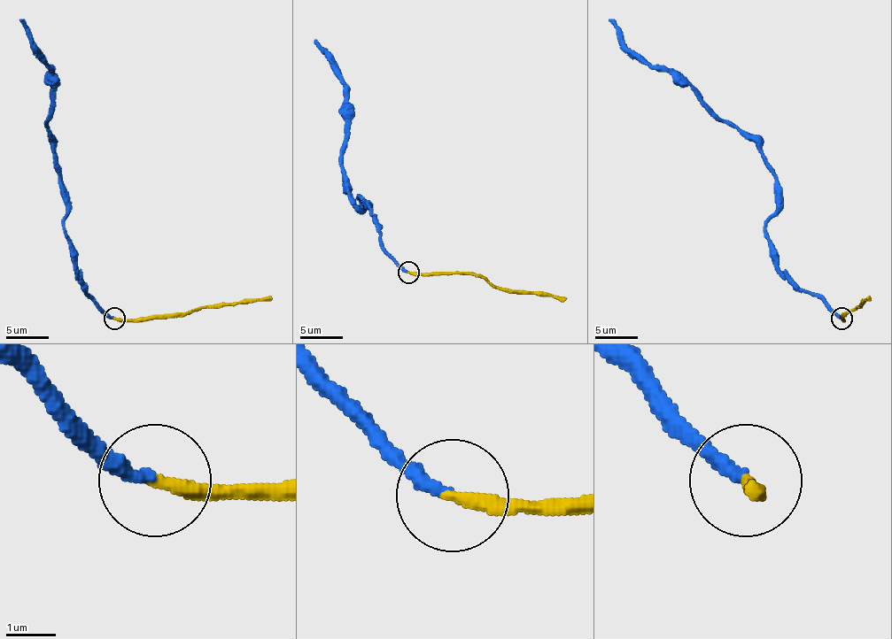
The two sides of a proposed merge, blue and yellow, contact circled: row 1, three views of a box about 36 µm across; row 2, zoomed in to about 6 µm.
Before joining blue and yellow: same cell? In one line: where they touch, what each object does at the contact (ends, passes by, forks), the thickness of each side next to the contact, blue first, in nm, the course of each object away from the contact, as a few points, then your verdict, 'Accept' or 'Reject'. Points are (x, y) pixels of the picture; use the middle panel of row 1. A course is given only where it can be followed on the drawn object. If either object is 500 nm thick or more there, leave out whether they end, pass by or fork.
Place: (408, 272). At the ring blue ends. At the ring yellow ends. Thickness 240 nm (blue) against 280 nm. Course of blue: (409, 272), (385, 250), (377, 216), (358, 196), (358, 207), (349, 192), (343, 158), (343, 77), (314, 40). Course of yellow: (409, 272), (471, 273), (497, 287), (546, 293), (566, 299). Accept

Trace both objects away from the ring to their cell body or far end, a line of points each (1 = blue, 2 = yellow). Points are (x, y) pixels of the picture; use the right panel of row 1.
1: (841, 318), (779, 268), (766, 230), (777, 211), (777, 180), (762, 150), (689, 84), (646, 65), (609, 19)
2: (841, 318), (869, 296)

